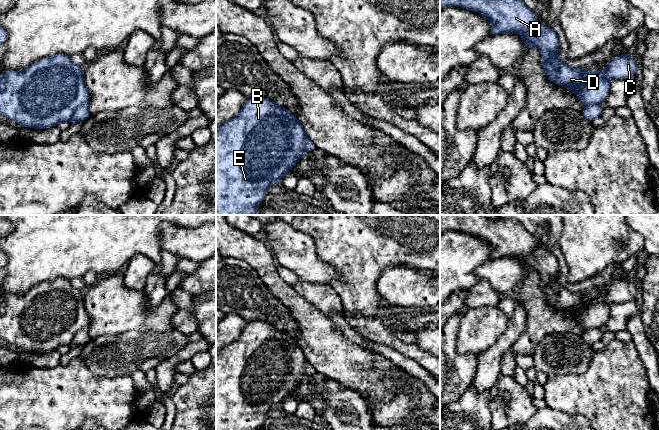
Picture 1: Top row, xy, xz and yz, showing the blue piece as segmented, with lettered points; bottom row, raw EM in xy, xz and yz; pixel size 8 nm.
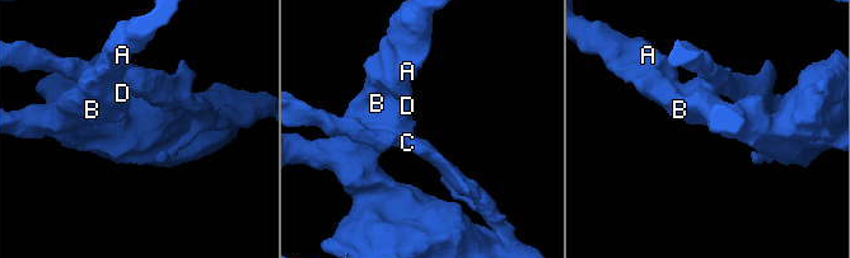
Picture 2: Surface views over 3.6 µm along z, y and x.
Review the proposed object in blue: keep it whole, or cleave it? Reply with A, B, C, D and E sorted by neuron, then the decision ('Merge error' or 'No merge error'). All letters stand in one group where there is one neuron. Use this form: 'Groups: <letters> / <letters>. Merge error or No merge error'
Groups: A B C D E. No merge error

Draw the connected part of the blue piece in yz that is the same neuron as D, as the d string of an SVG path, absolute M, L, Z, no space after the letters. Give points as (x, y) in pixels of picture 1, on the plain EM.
M440 215L440 234L449 230L482 238L491 246L489 260L519 258L526 273L538 272L547 302L575 317L584 330L582 339L589 346L601 339L600 328L608 321L610 305L636 299L637 287L629 277L614 280L610 288L599 295L567 290L558 279L559 262L555 255L541 247L514 219Z

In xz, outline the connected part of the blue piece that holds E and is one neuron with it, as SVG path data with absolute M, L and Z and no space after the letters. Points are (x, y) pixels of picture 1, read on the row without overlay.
M260 320L247 322L240 337L216 353L216 430L259 430L266 419L267 413L275 409L279 404L282 404L287 397L291 396L292 390L301 383L305 375L312 376L315 373L317 371L307 361L301 345L289 334L278 330L268 322Z

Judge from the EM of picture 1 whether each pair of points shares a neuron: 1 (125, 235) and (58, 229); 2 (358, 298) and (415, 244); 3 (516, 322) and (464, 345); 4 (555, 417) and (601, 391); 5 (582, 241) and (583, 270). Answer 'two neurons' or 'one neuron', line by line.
1: one neuron
2: one neuron
3: two neurons
4: two neurons
5: one neuron

